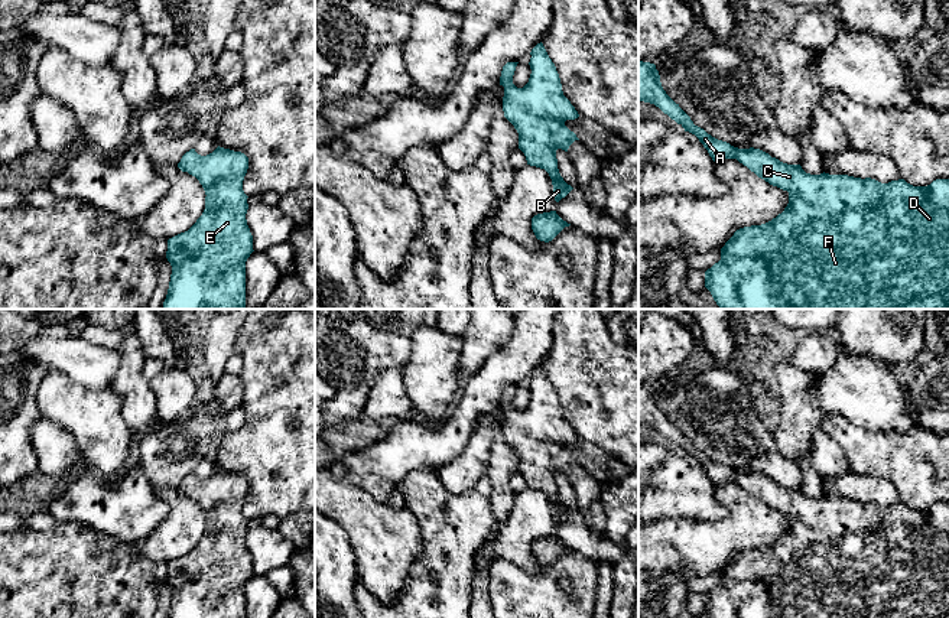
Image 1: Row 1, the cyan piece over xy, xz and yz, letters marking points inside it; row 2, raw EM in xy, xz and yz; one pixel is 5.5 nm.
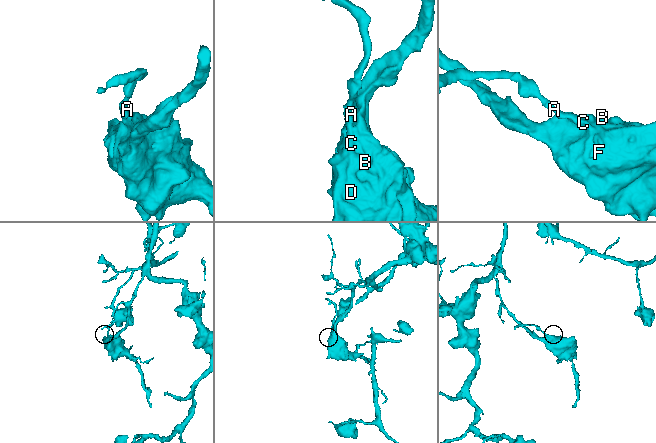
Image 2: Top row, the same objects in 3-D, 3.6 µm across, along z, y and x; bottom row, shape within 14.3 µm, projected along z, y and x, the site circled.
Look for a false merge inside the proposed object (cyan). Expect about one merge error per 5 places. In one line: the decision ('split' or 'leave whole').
leave whole

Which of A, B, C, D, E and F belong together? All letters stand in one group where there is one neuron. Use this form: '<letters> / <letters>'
A B C D E F

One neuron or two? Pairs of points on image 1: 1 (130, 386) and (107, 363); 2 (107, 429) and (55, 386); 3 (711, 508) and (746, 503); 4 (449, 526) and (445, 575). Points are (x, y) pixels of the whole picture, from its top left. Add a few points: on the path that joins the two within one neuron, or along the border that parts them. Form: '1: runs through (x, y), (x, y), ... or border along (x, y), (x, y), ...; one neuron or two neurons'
1: border along (117, 350), (119, 368), (109, 387); two neurons
2: runs through (94, 420), (68, 399); one neuron
3: border along (717, 487), (717, 500), (727, 514), (694, 520); two neurons
4: runs through (449, 537), (447, 563); one neuron

